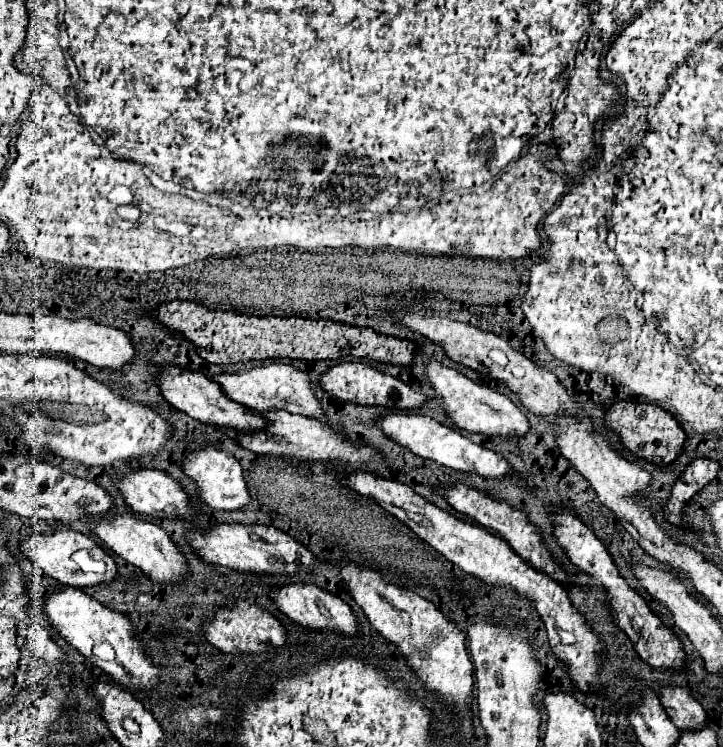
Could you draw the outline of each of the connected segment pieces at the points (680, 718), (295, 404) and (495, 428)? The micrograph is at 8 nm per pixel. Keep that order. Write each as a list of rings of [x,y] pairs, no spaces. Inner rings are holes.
[[[663,687],[659,701],[677,729],[701,729],[707,725],[707,713],[701,703],[681,687]]]
[[[269,363],[263,367],[249,367],[249,369],[239,369],[233,373],[219,373],[211,377],[215,383],[221,385],[221,391],[231,397],[233,401],[249,407],[249,409],[283,409],[287,413],[297,413],[305,417],[315,417],[315,419],[325,419],[323,409],[319,399],[315,397],[315,391],[307,379],[305,371],[299,371],[291,365],[283,363]]]
[[[431,361],[431,363],[427,363],[425,377],[427,377],[429,385],[435,389],[437,397],[439,397],[439,405],[443,407],[445,415],[453,421],[455,427],[471,431],[471,433],[483,433],[489,437],[493,437],[493,435],[513,437],[513,435],[521,435],[521,433],[529,431],[527,417],[511,403],[509,397],[505,397],[485,385],[473,383],[457,369],[451,369],[437,361]]]

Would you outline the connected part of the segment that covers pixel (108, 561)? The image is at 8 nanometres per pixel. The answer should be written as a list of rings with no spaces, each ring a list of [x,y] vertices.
[[[59,529],[51,535],[29,535],[25,541],[19,543],[19,551],[31,559],[45,575],[49,575],[51,579],[63,583],[63,585],[71,585],[71,587],[89,587],[89,585],[97,585],[97,583],[109,583],[113,579],[117,579],[117,565],[115,561],[89,537],[71,529]]]

